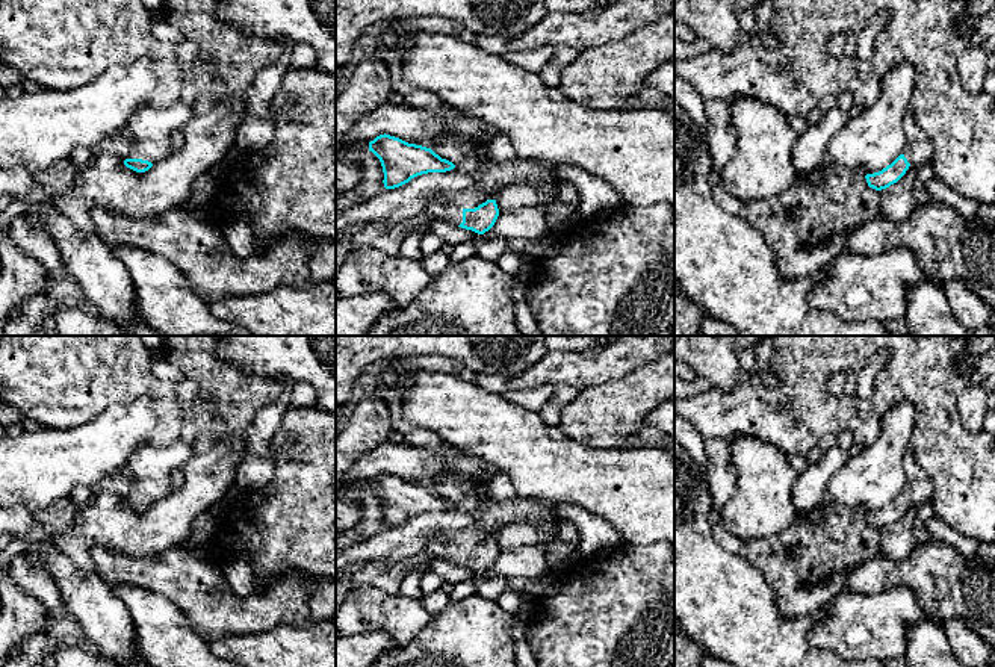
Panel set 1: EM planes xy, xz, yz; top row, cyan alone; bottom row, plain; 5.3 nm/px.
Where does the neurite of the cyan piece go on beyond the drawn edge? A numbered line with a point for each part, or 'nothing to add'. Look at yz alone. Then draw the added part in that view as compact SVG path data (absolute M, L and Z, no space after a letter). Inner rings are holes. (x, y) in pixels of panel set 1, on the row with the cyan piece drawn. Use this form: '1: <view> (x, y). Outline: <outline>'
1: yz (918, 150). Outline: M912 110L904 115L904 150L903 154L912 166L933 165L935 148L922 129L916 124Z

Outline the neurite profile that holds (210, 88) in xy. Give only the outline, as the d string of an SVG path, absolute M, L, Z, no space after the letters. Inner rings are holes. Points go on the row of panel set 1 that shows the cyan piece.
M200 56L195 59L191 67L191 76L194 77L198 100L206 109L212 109L219 103L230 103L236 97L242 97L245 100L245 94L234 95L231 94L221 79L218 68L215 64L203 60Z

